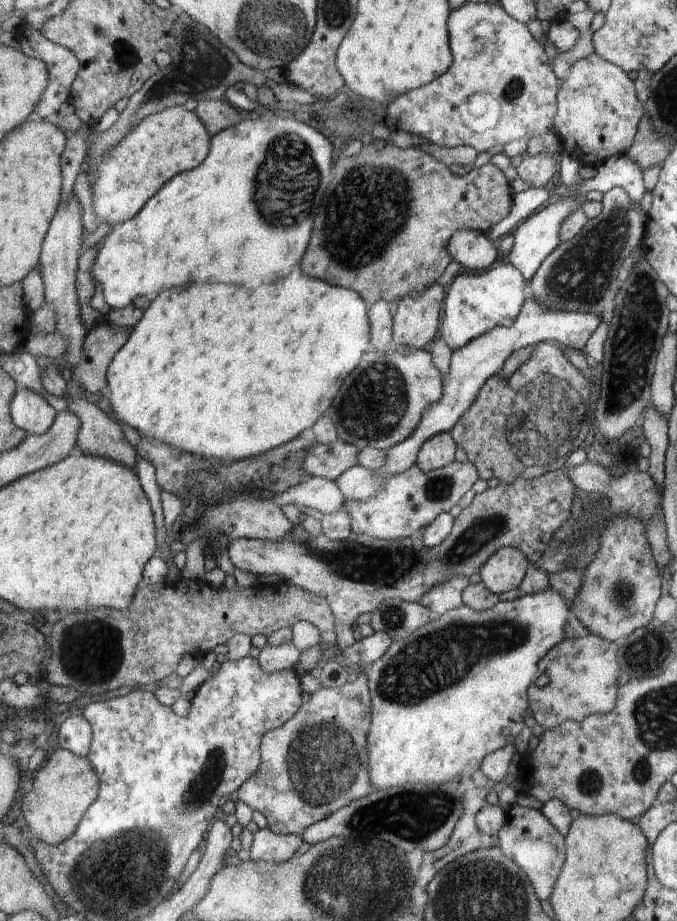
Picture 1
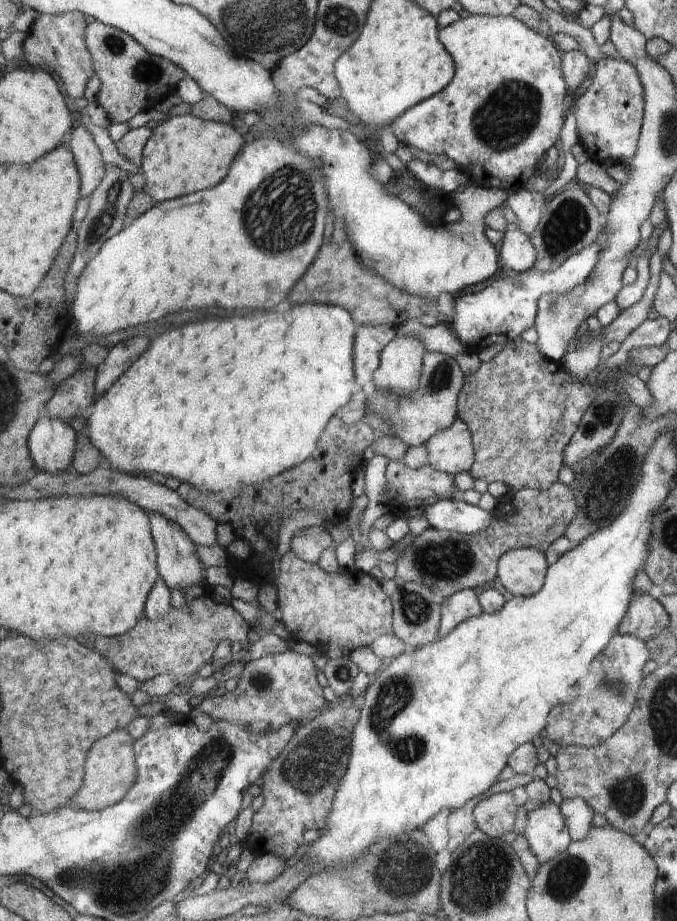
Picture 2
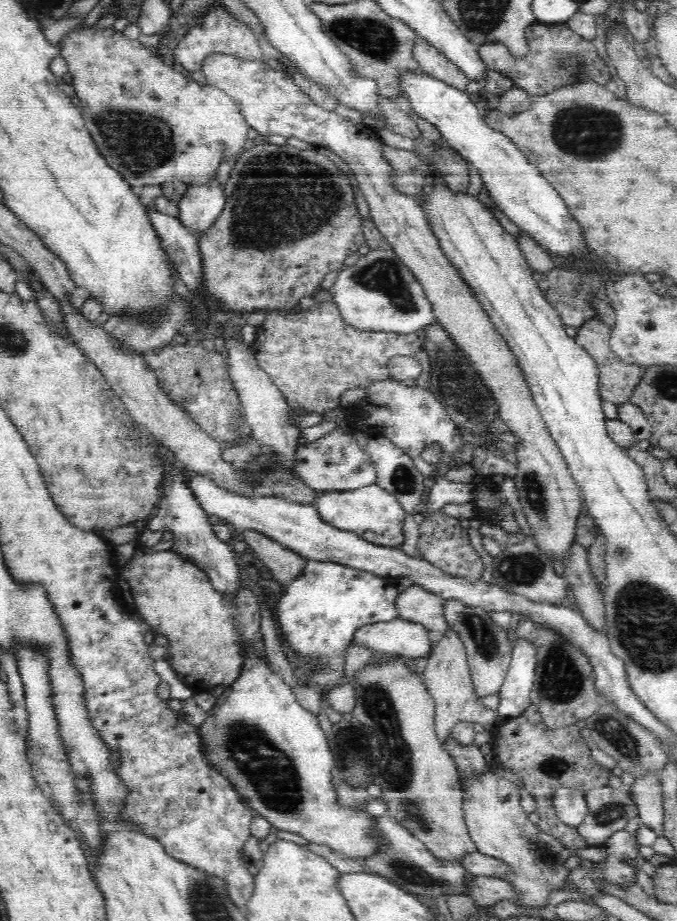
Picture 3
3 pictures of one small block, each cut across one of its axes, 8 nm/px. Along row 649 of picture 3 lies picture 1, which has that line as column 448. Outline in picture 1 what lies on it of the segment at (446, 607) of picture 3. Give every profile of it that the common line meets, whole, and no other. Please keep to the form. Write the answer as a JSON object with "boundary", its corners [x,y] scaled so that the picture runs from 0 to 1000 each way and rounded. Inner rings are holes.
{"boundary":[[[691,498],[685,502],[671,501],[668,505],[632,512],[623,512],[616,502],[612,502],[594,515],[570,519],[567,528],[547,543],[511,543],[507,553],[517,559],[523,580],[564,586],[591,586],[616,581],[622,573],[638,569],[651,557],[663,557],[708,519],[709,512]]]}

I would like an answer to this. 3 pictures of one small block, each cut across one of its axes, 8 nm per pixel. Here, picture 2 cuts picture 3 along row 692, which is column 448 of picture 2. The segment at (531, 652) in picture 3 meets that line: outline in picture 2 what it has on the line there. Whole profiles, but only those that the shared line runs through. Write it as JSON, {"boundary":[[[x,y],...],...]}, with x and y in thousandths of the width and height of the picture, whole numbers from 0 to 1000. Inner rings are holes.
{"boundary":[[[657,542],[632,548],[626,555],[635,572],[679,580],[703,580],[718,575],[730,562],[727,556],[684,543]]]}

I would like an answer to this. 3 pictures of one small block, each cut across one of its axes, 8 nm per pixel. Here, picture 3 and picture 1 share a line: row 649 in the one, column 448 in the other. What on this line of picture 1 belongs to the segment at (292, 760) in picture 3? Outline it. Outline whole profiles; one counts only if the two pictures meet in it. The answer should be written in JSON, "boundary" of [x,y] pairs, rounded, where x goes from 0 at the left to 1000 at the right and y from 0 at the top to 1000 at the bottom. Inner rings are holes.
{"boundary":[[[699,250],[674,252],[663,262],[662,274],[677,287],[694,293],[718,293],[730,284],[730,278],[736,280],[721,254]]]}

